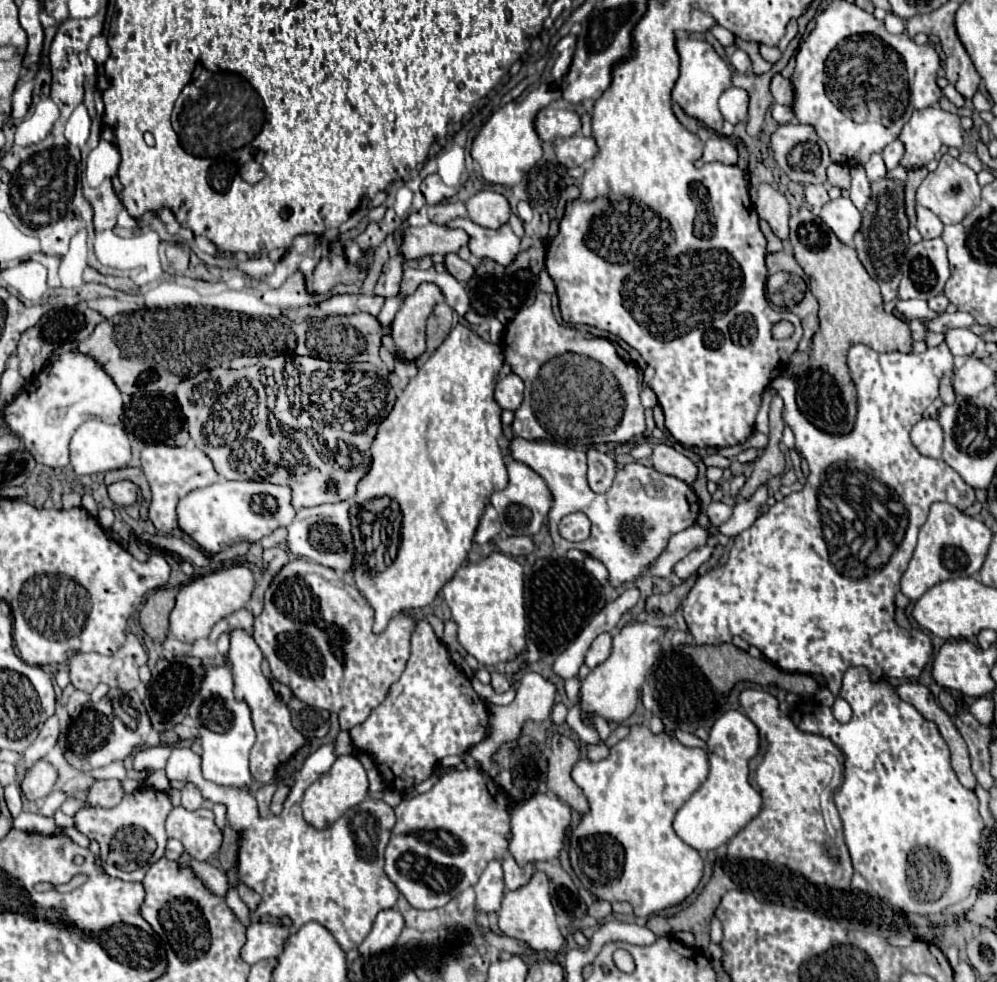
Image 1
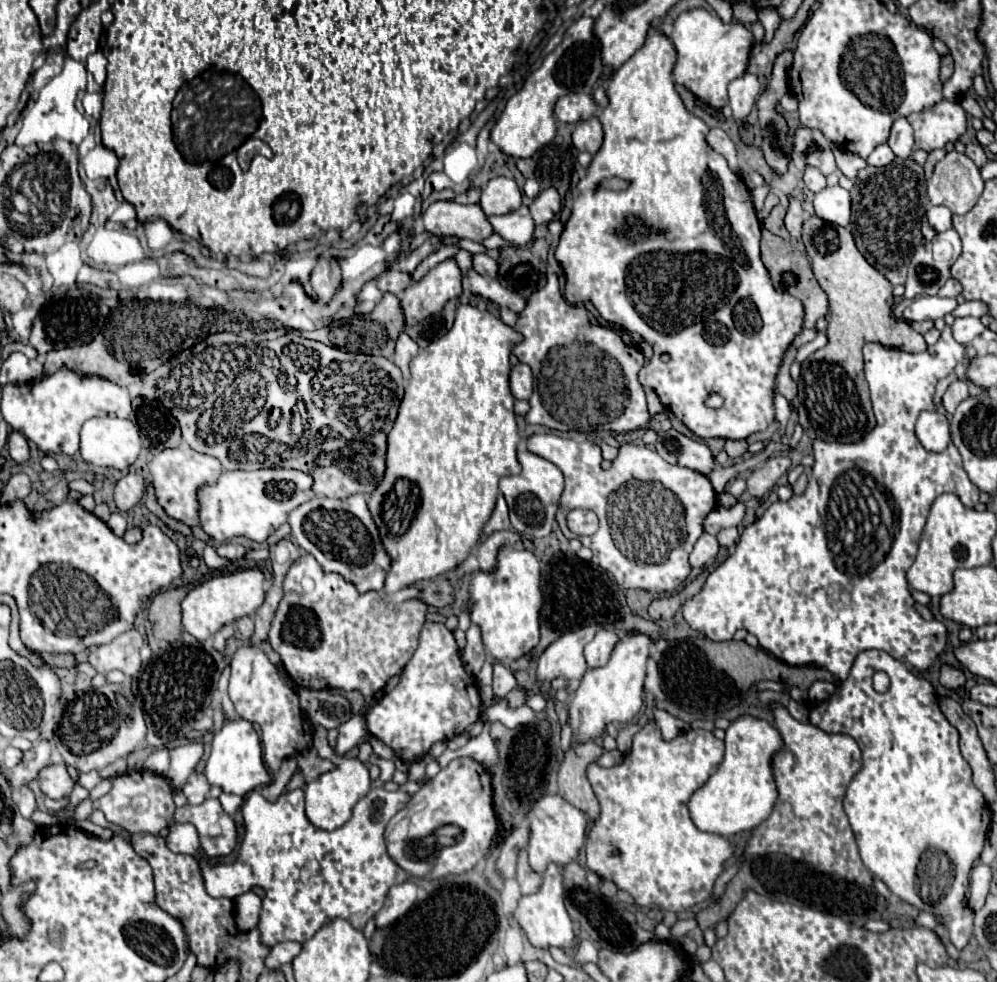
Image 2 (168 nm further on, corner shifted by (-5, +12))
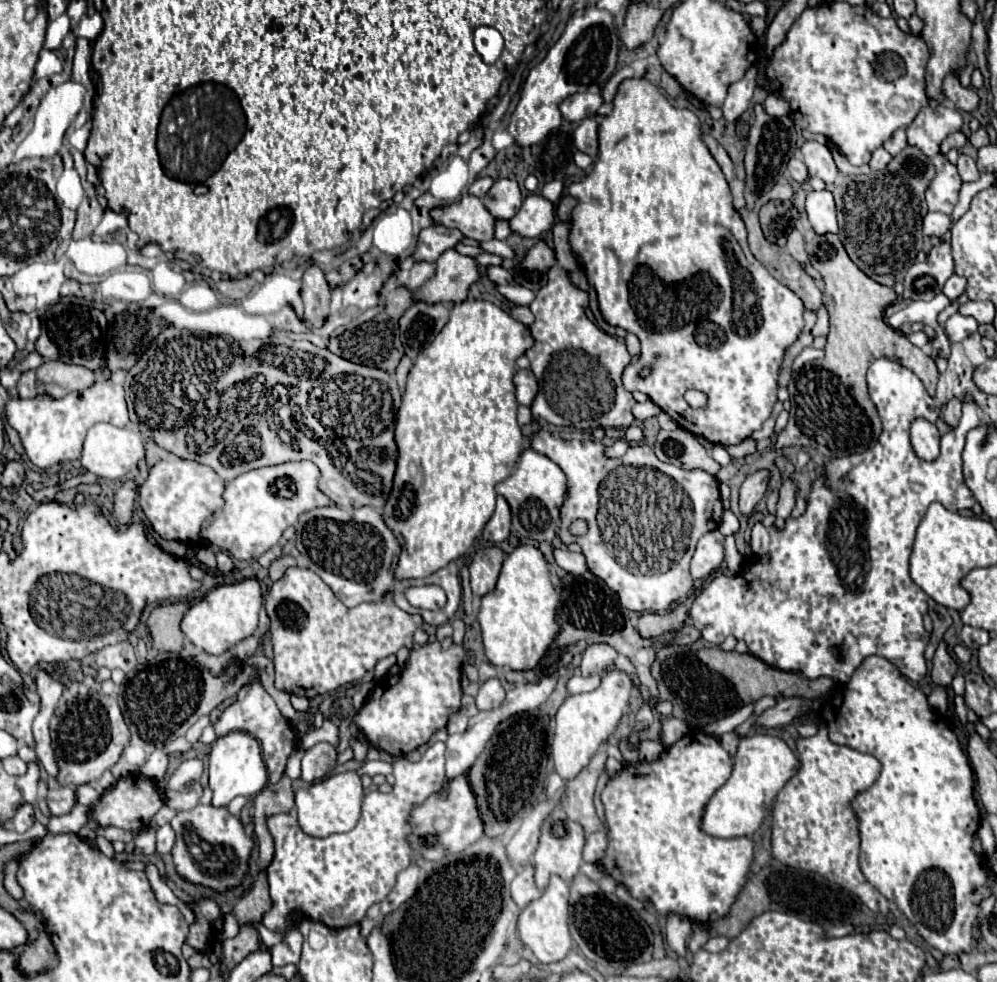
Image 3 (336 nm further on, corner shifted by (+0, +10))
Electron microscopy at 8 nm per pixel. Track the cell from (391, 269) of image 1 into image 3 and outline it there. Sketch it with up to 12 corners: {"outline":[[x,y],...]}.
{"outline":[[440,224],[420,232],[416,262],[434,262],[462,234]]}

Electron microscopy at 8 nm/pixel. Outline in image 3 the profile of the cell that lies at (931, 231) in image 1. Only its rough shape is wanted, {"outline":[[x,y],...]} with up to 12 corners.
{"outline":[[942,212],[924,216],[924,234],[942,238],[952,226]]}

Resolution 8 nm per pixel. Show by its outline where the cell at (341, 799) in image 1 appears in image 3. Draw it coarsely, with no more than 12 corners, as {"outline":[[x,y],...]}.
{"outline":[[342,772],[296,792],[296,814],[308,836],[348,832],[364,790]]}

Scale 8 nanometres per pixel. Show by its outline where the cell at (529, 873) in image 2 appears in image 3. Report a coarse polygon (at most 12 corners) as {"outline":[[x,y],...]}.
{"outline":[[530,864],[512,880],[512,900],[524,908],[540,896]]}

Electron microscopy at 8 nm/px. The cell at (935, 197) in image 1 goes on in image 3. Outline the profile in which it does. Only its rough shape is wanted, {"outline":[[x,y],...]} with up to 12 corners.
{"outline":[[946,160],[926,190],[928,210],[952,214],[962,180]]}

